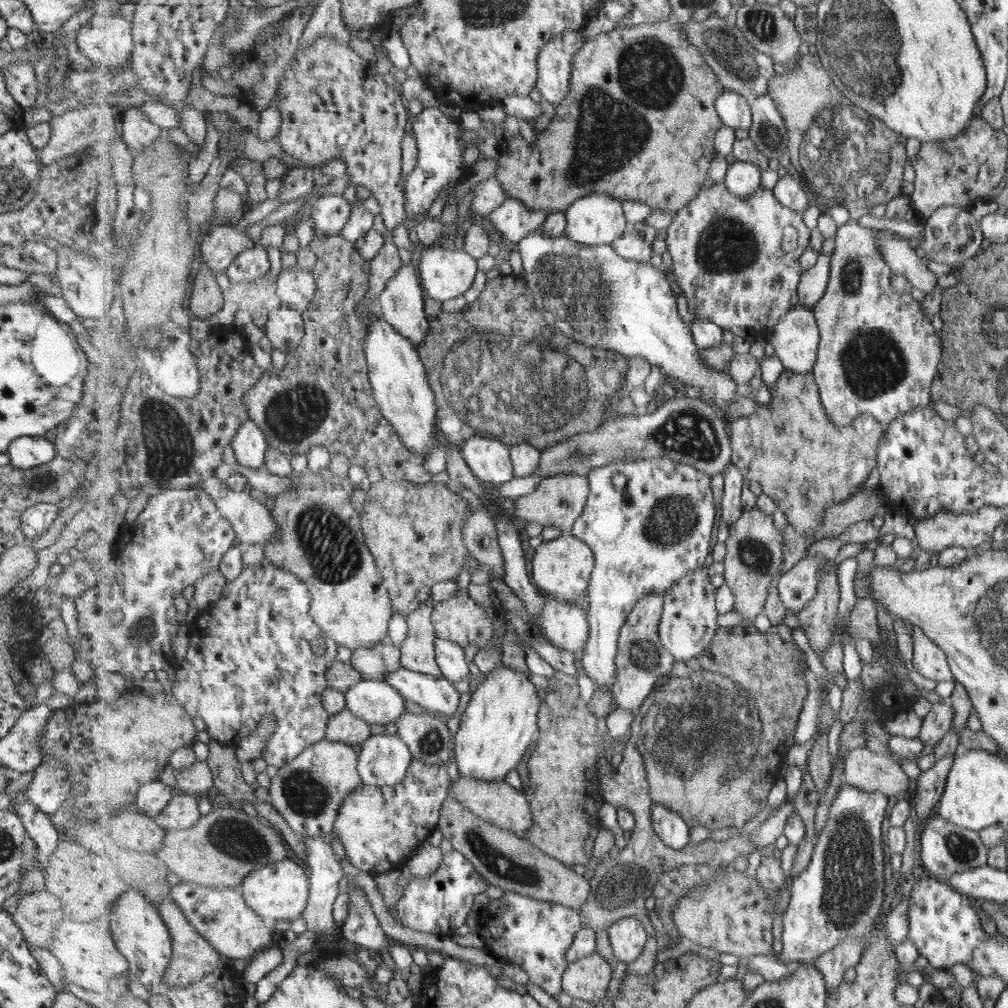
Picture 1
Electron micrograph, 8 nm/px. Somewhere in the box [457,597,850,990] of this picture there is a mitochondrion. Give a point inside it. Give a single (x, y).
(679, 729)

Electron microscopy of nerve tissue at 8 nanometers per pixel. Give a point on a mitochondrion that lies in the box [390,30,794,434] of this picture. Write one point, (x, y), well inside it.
(609, 133)

